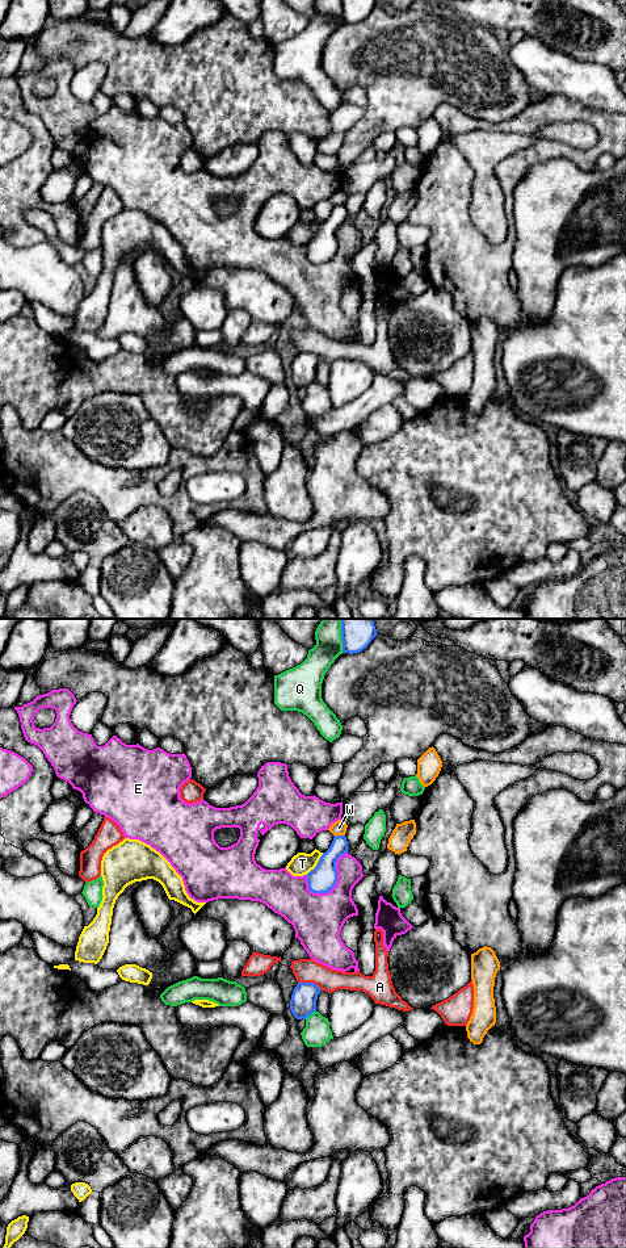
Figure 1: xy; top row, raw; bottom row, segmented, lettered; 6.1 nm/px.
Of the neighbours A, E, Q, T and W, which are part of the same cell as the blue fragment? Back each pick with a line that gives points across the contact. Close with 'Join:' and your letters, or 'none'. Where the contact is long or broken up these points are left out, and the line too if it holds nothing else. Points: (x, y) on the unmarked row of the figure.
Join: none

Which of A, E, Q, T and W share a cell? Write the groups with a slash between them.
A / E / Q / T / W

